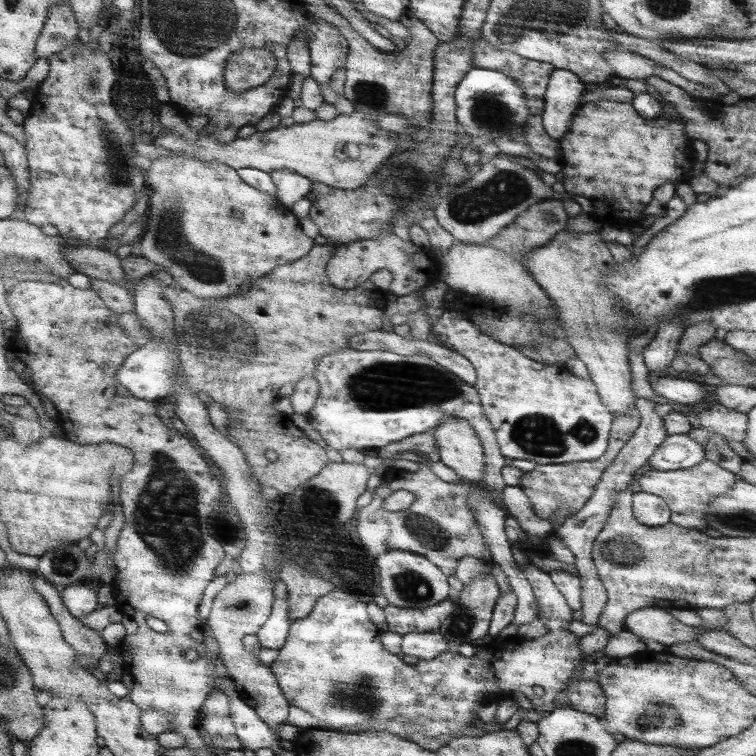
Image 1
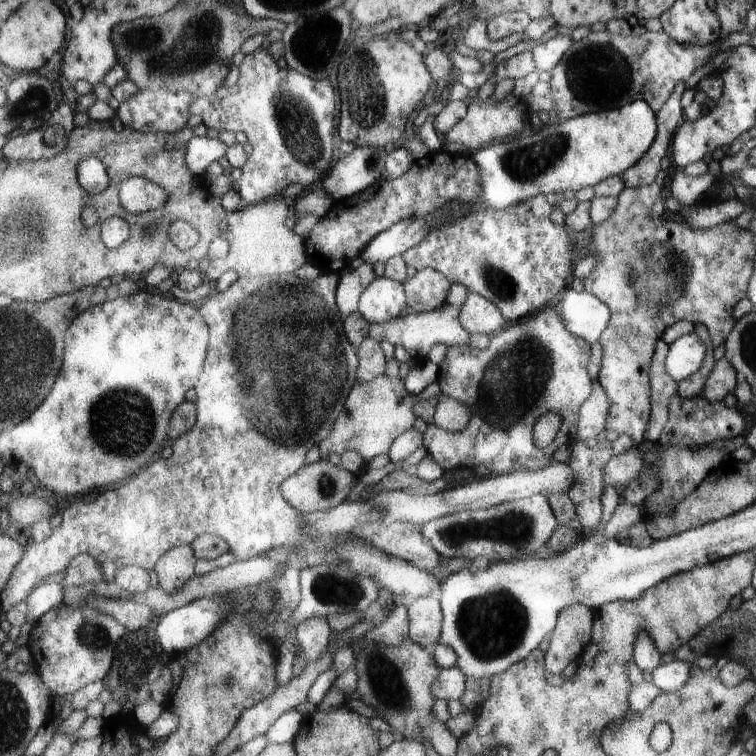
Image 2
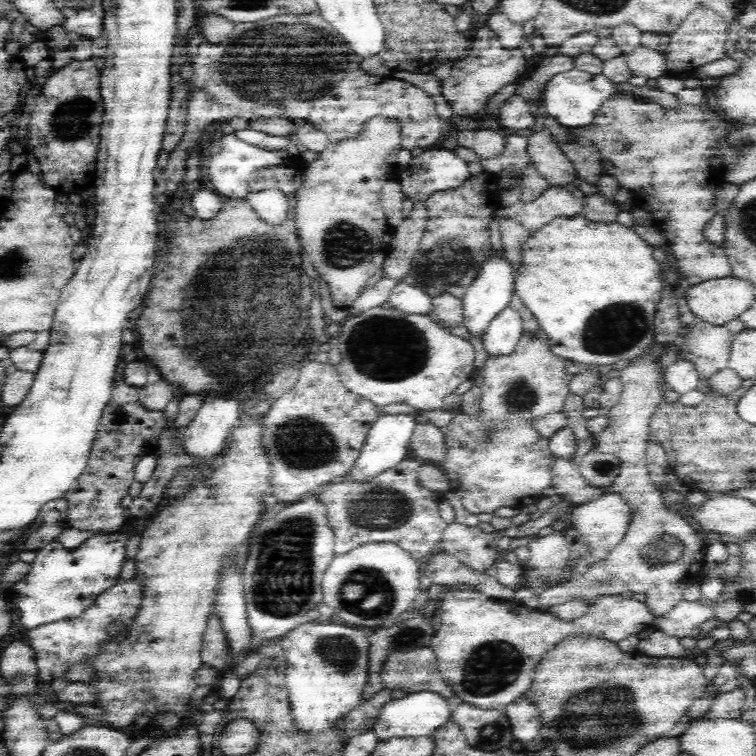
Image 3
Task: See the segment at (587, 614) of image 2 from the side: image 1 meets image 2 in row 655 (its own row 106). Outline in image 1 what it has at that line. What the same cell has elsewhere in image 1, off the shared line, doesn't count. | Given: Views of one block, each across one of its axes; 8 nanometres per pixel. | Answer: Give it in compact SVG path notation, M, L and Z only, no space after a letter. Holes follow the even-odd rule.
M557 70L551 76L549 92L545 96L543 122L545 122L545 130L557 142L561 142L571 130L573 118L579 116L577 112L581 112L583 106L581 96L587 92L589 90L585 88L581 76L575 74L573 70Z

